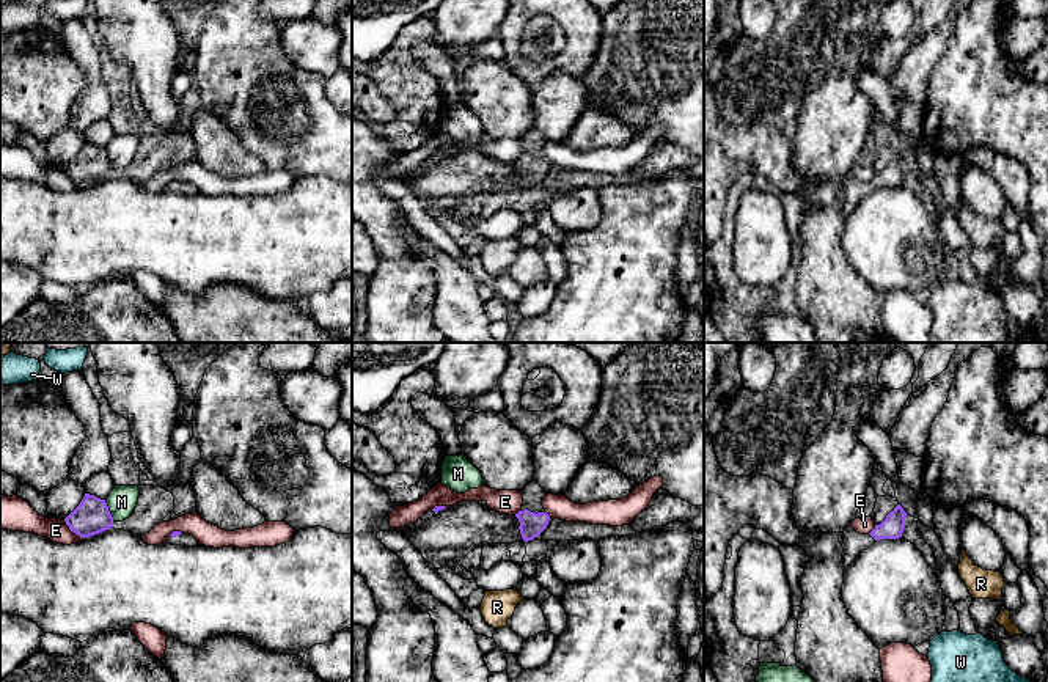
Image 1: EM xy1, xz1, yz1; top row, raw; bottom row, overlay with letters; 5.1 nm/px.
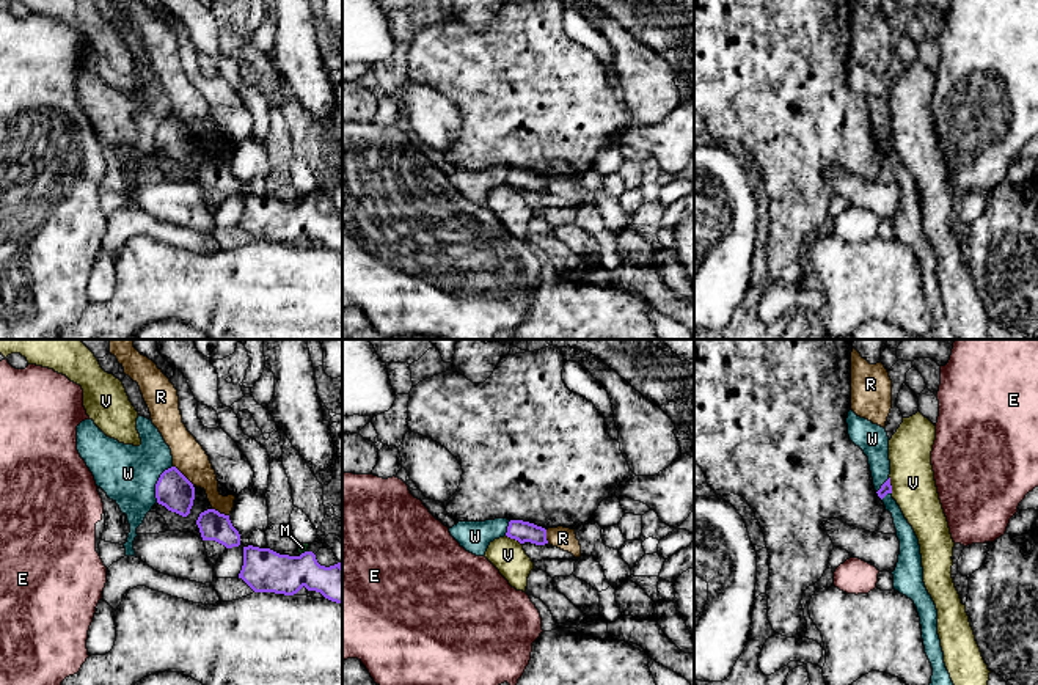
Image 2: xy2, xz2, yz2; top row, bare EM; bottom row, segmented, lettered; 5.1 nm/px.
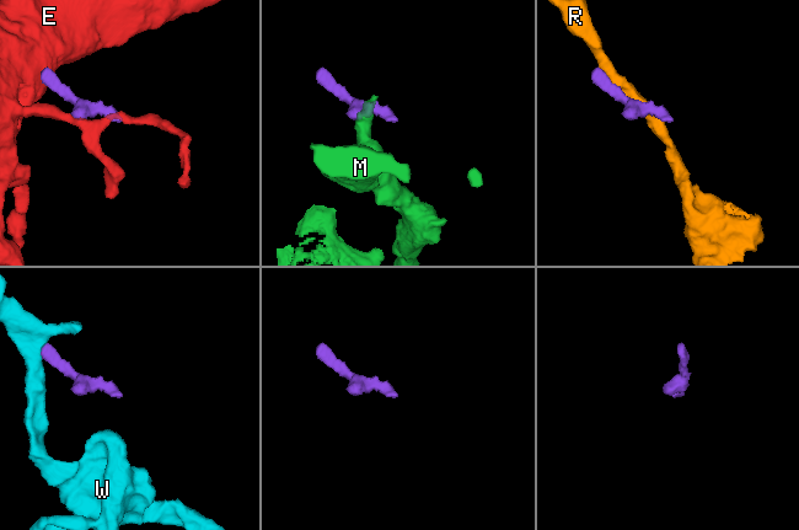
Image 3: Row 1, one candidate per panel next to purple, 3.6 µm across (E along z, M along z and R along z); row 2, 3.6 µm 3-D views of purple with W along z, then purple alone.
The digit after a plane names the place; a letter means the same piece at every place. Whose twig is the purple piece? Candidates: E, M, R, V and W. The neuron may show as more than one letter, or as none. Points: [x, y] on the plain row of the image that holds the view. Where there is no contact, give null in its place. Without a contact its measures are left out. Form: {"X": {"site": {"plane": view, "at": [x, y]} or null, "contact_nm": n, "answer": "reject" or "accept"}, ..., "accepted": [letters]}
{"E": {"site": {"plane": "xy1", "at": [69, 176]}, "contact_nm": 120, "answer": "reject"}, "M": {"site": {"plane": "xy1", "at": [109, 159]}, "contact_nm": 120, "answer": "reject"}, "R": {"site": {"plane": "xy2", "at": [182, 123]}, "contact_nm": 150, "answer": "reject"}, "V": {"site": {"plane": "yz2", "at": [889, 132]}, "contact_nm": 90, "answer": "reject"}, "W": {"site": {"plane": "xy2", "at": [157, 131]}, "contact_nm": 200, "answer": "reject"}, "accepted": []}

